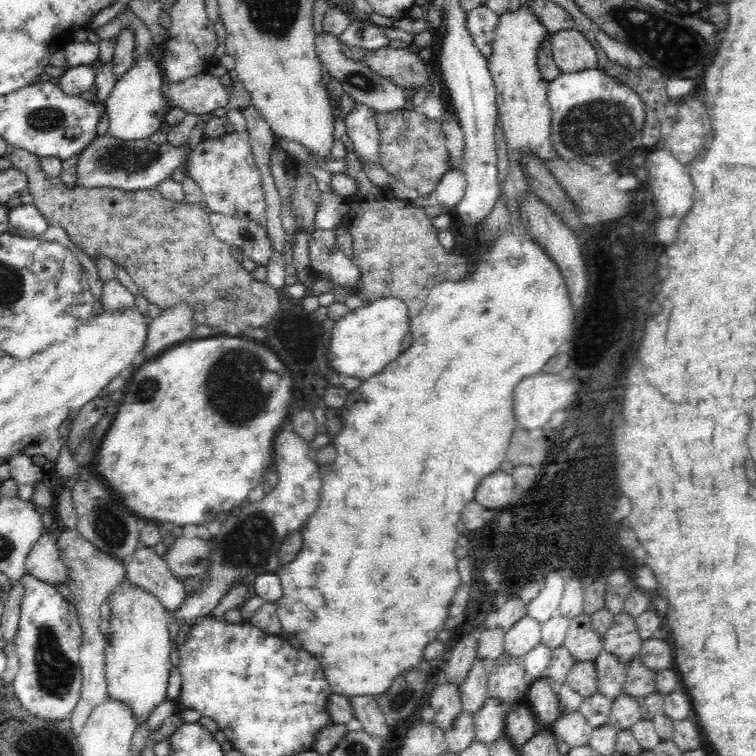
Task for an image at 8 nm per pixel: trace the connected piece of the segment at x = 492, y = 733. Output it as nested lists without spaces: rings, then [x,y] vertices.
[[[488,697],[484,706],[473,715],[475,740],[482,744],[494,744],[506,730],[507,711],[496,698]]]

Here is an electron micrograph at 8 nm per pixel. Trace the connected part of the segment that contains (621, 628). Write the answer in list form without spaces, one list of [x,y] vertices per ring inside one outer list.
[[[623,612],[614,615],[612,627],[603,636],[603,650],[616,656],[620,663],[628,665],[638,655],[643,645],[636,619]]]

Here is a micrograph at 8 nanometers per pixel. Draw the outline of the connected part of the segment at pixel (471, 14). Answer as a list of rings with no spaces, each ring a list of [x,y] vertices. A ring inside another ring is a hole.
[[[484,4],[467,12],[468,31],[472,38],[475,38],[476,46],[479,46],[480,52],[487,59],[492,50],[492,41],[499,18],[500,15]]]

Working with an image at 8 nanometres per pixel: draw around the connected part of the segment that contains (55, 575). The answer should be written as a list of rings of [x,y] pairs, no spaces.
[[[48,531],[40,536],[27,554],[25,570],[54,587],[62,582],[70,584],[70,580],[67,580],[67,566],[60,558],[57,541]]]

